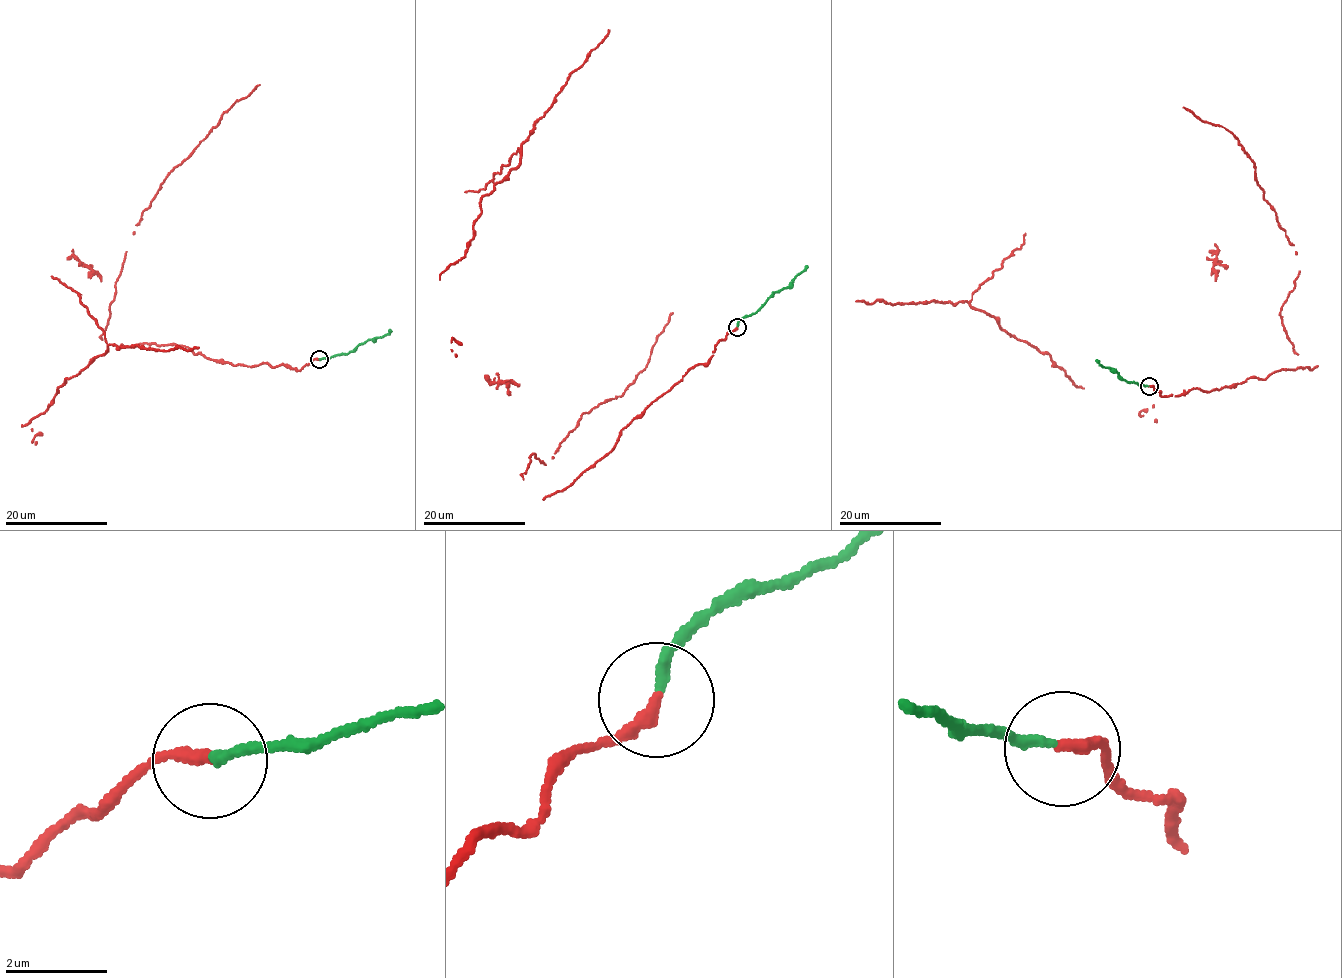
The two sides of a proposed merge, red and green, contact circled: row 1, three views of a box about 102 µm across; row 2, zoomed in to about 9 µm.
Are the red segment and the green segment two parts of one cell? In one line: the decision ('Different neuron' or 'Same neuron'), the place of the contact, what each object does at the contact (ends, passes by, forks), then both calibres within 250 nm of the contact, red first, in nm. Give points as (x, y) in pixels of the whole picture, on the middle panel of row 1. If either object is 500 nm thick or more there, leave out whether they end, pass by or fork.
Different neuron. Place: (737, 327). At the ring red ends. At the ring green ends. Thickness 260 nm (red) against 190 nm

